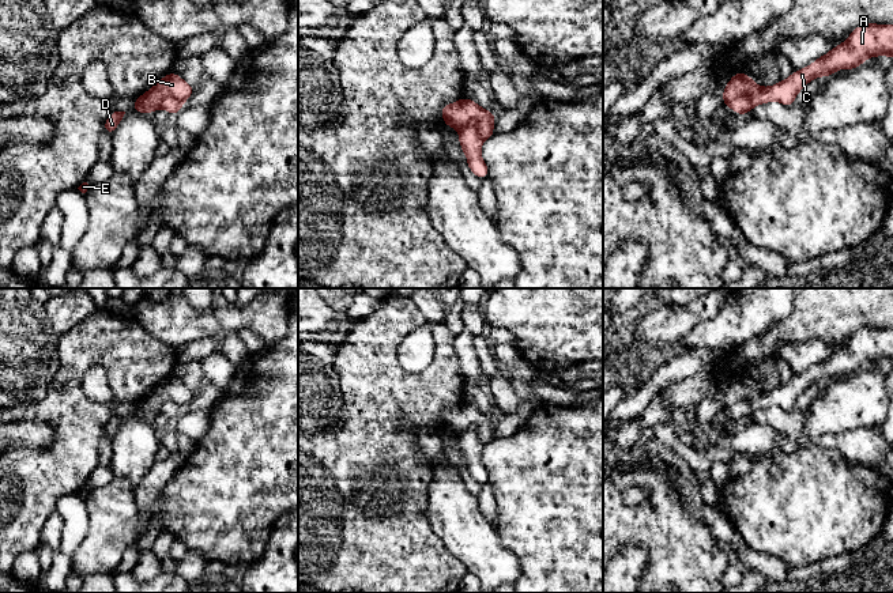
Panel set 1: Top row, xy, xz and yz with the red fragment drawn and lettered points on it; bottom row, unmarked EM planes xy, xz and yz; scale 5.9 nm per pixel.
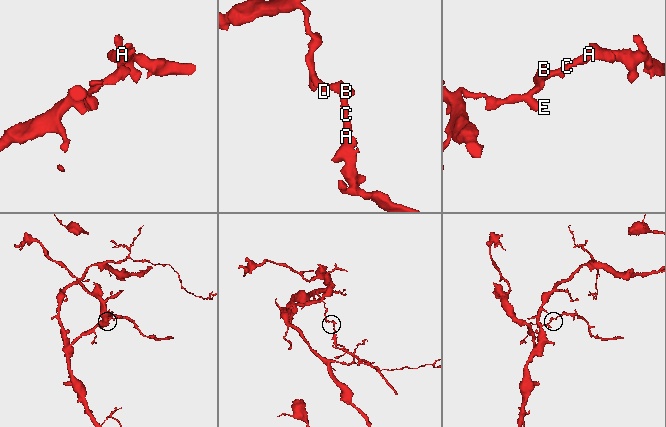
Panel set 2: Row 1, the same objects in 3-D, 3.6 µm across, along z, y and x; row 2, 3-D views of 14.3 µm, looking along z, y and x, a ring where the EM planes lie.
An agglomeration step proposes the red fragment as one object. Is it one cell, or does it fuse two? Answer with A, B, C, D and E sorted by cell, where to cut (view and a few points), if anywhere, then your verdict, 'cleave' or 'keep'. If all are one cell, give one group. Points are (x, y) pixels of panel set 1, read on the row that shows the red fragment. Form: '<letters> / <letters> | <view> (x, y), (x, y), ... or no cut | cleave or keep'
A C / B D E | xz (459, 128), (474, 121), (482, 140) | cleave

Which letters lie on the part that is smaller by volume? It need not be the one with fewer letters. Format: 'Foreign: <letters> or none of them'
Foreign: A, C

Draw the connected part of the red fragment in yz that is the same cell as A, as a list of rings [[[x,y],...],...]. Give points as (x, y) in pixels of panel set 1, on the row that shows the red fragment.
[[[864,23],[825,56],[811,65],[795,71],[790,78],[772,87],[753,84],[751,92],[735,99],[730,106],[736,114],[747,114],[756,105],[779,101],[787,107],[794,105],[796,94],[813,79],[832,76],[837,69],[855,69],[867,57],[886,54],[893,58],[893,26]]]

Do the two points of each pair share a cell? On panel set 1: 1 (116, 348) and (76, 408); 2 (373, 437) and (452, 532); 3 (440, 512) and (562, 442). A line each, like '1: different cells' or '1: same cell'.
1: same cell
2: different cells
3: different cells

